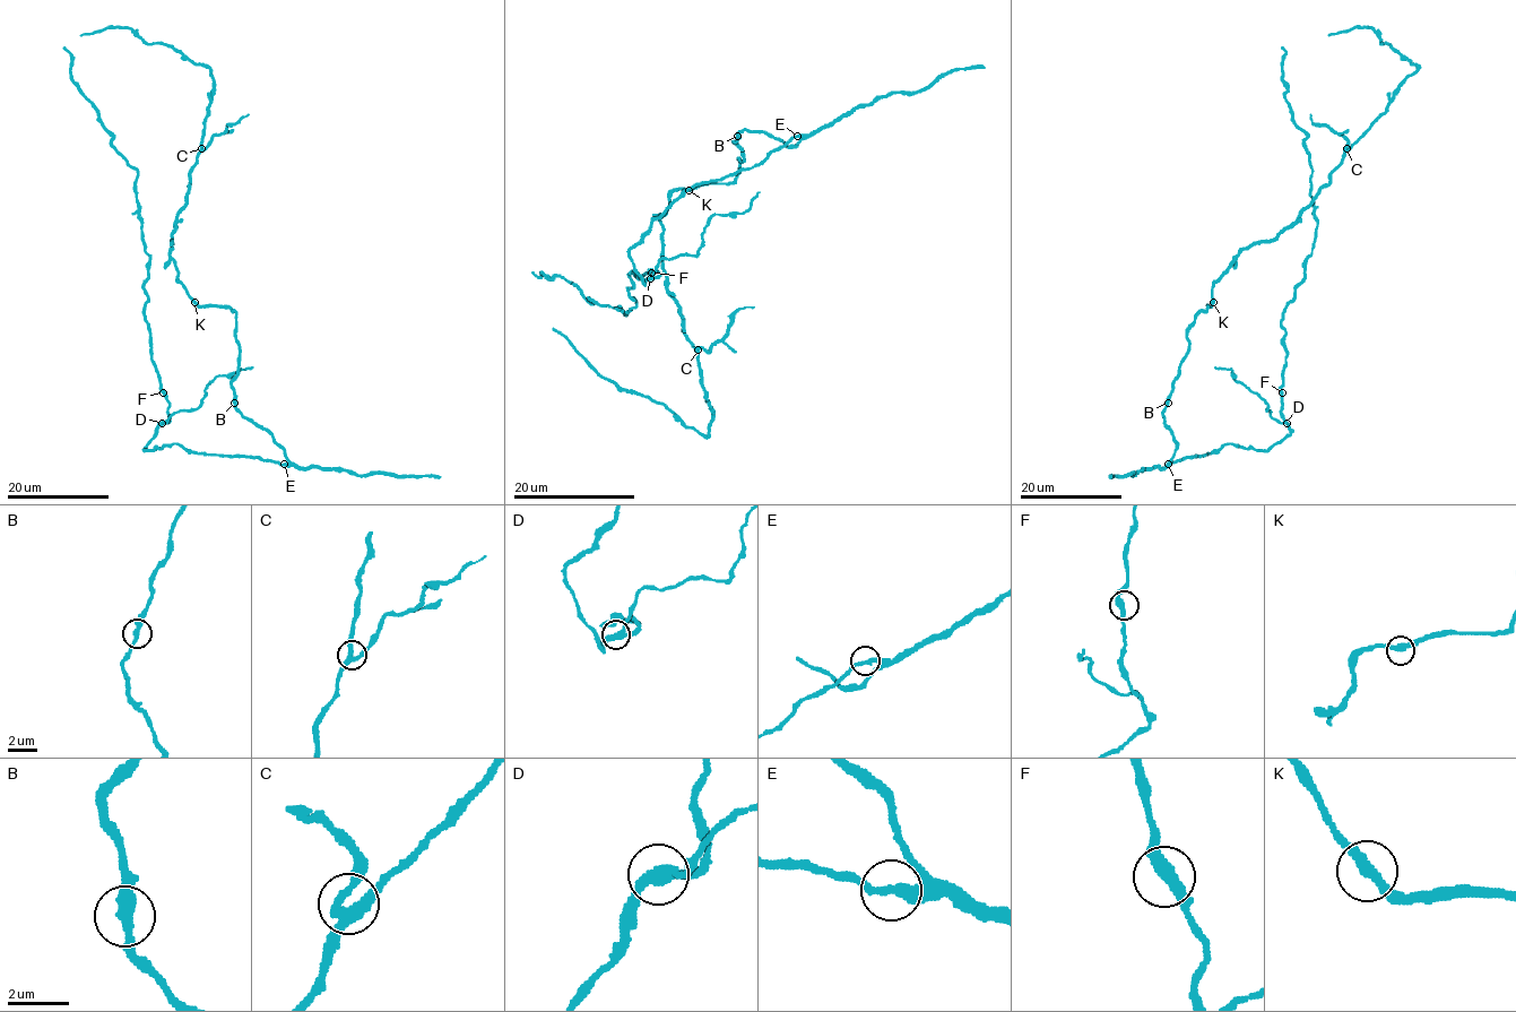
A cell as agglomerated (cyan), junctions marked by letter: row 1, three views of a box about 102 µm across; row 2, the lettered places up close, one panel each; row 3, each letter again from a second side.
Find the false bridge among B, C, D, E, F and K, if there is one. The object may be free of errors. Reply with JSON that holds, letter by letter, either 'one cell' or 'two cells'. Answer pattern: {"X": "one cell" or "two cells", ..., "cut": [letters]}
{"B": "one cell", "C": "one cell", "D": "two cells", "E": "one cell", "F": "one cell", "K": "one cell", "cut": ["D"]}

